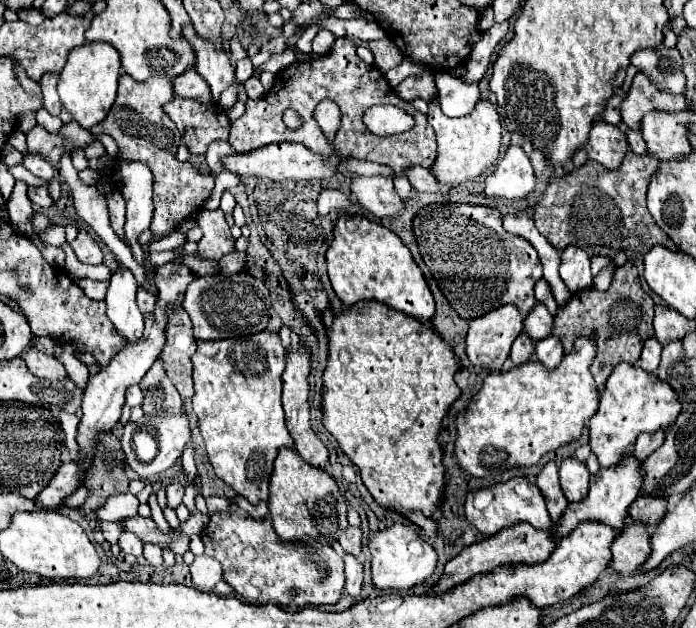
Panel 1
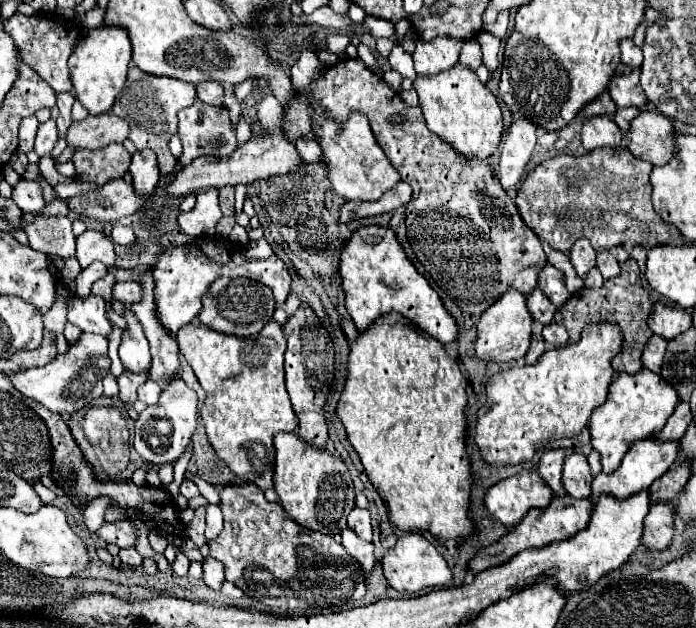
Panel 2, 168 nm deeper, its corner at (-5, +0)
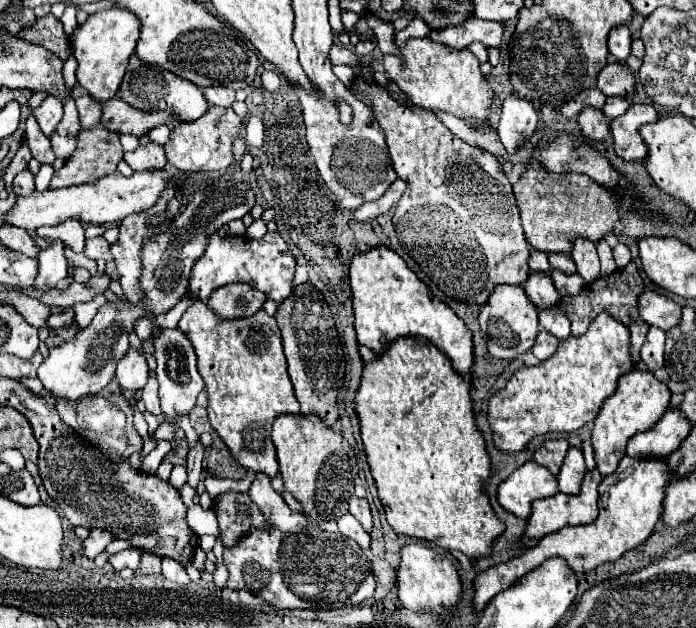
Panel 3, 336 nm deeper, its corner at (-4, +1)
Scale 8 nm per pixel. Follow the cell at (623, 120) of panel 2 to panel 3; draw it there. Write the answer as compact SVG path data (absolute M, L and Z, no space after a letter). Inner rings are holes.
M612 96L612 98L608 98L606 100L606 104L604 104L604 112L606 112L606 118L608 120L612 120L612 118L616 118L616 116L620 116L622 112L626 112L626 108L628 108L630 104L626 102L626 98L622 98L622 96Z

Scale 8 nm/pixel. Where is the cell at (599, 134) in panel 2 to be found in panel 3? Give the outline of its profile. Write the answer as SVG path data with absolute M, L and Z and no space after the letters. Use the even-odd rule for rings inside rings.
M588 106L588 108L584 108L580 112L578 124L580 124L582 134L588 140L594 140L594 142L602 142L610 134L610 122L608 122L608 118L604 116L602 110L592 108L592 106Z

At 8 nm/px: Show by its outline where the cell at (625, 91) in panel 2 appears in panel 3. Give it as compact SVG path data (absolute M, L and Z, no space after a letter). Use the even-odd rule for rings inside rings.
M608 64L596 80L596 86L606 96L622 96L628 98L634 94L634 74L624 64Z

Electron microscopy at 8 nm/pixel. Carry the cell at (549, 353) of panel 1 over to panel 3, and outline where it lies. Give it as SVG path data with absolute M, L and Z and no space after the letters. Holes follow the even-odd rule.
M550 308L550 310L540 310L540 326L548 332L552 332L558 340L564 340L570 336L570 322L564 316L564 312Z

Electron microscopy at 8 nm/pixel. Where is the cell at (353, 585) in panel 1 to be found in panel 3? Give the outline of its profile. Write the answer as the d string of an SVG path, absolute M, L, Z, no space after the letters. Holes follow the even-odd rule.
M344 514L344 516L338 520L338 526L340 526L340 532L342 532L344 536L356 540L362 550L370 550L370 536L362 530L362 526L354 520L352 514Z

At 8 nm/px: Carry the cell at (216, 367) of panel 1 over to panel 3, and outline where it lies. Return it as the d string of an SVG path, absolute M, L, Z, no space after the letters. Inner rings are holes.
M194 302L180 318L178 328L180 332L184 332L184 336L188 336L188 340L194 346L194 352L198 358L198 372L204 378L208 398L210 398L208 420L212 428L224 440L224 444L228 446L228 450L232 452L234 460L240 466L274 478L278 474L278 462L276 462L276 448L270 440L272 422L276 420L276 416L282 416L282 414L300 414L300 404L294 398L294 390L286 372L286 358L282 352L282 338L280 338L276 320L268 316L264 310L256 312L250 318L222 320L218 316L212 316L212 310L208 310L206 304Z

